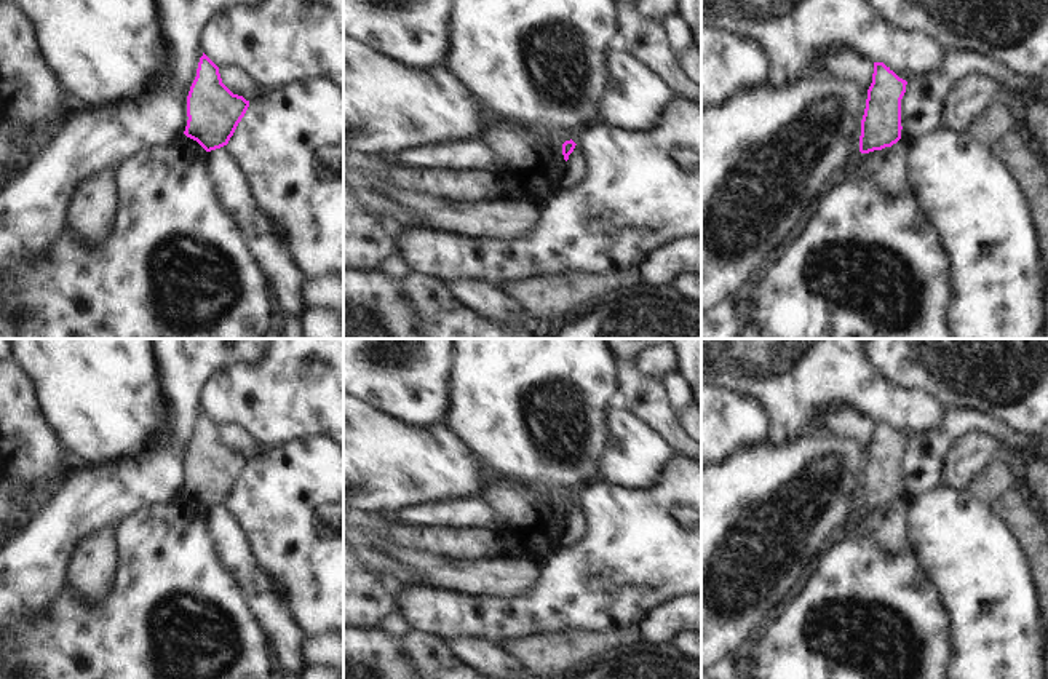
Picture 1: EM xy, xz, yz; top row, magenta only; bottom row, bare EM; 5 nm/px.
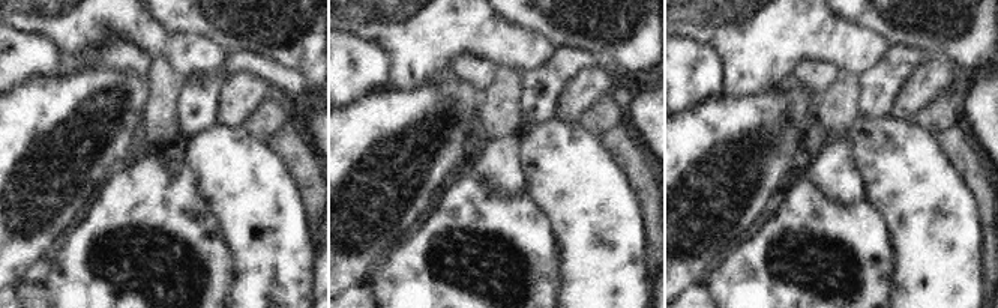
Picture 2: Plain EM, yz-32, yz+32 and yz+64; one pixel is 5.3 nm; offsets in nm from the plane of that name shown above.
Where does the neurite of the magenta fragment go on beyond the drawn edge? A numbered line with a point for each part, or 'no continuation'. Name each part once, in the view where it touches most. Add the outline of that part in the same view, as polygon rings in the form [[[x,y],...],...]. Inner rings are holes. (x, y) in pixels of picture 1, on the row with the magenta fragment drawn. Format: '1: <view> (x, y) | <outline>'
no continuation

